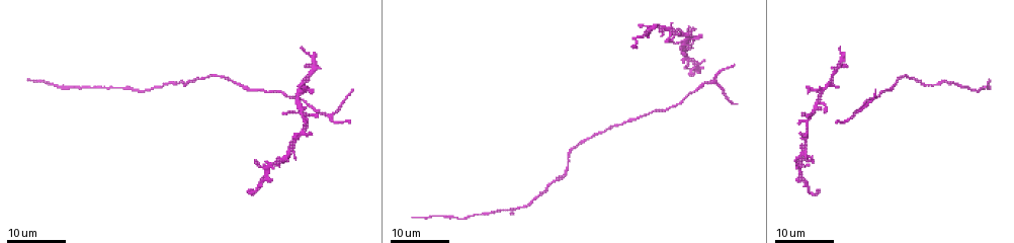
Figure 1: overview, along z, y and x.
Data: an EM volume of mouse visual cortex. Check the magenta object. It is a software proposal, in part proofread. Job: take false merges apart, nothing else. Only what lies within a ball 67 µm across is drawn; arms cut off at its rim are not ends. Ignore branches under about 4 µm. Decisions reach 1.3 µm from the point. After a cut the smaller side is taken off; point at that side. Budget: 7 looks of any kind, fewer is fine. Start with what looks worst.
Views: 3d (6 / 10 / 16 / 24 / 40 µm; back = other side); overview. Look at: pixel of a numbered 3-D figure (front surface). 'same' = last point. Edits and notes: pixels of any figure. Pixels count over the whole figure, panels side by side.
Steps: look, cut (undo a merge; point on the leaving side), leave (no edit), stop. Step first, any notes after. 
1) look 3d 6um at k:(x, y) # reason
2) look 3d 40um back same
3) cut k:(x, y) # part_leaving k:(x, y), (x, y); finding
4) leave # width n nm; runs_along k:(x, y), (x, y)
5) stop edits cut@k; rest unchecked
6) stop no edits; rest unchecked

look 3d 16um at 1:(441, 215) # sudden change in width

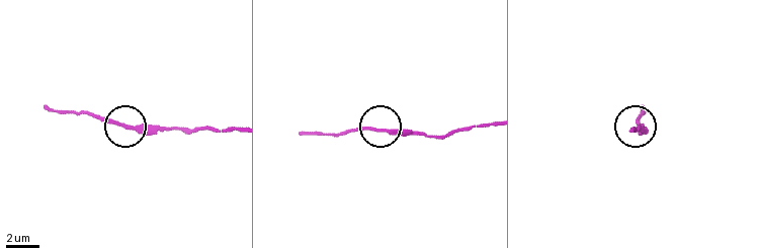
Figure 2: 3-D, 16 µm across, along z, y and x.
look 3d 10um at 2:(130, 125) # closer look

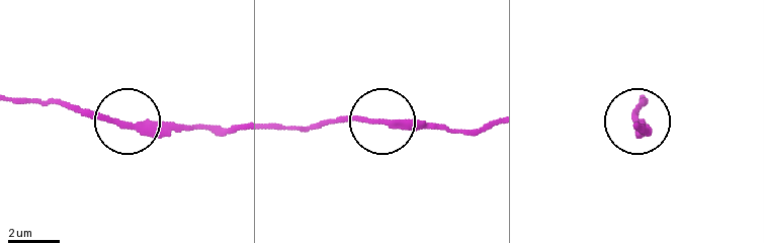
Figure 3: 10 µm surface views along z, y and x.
leave # width 250 nm; runs_along 3:(237, 130), (139, 130), (69, 106); all the same cell

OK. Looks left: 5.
look 3d 16um at 1:(264, 181) # thick turns thin

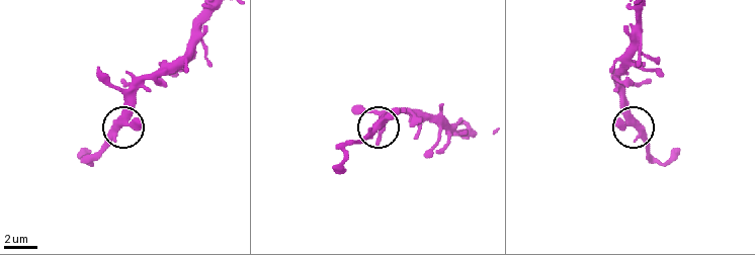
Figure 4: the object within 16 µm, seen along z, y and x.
look 3d 6um at 4:(375, 127) # closer look

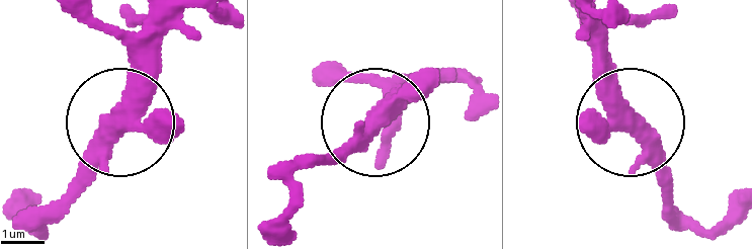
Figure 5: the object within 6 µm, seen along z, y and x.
look 3d 6um back at 5:(119, 131)

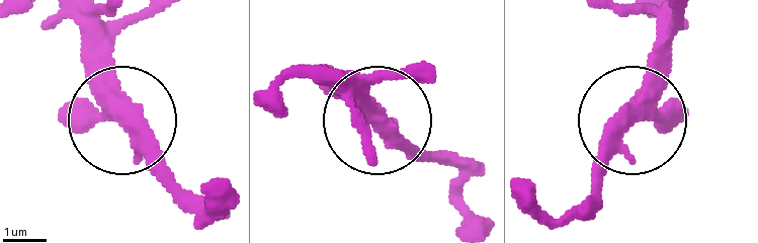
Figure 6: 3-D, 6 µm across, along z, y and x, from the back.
leave # continuous, no second cell

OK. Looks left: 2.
look 3d 24um at 1:(186, 86) # sudden change in width

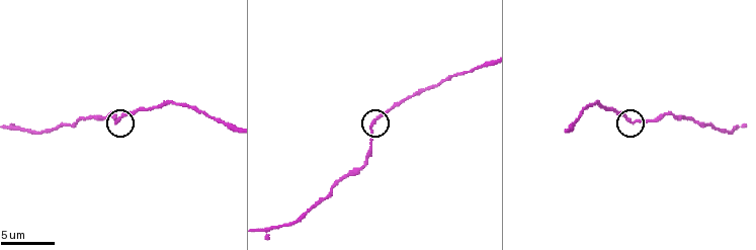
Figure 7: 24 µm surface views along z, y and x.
look 3d 6um at 7:(628, 120) # zoom in

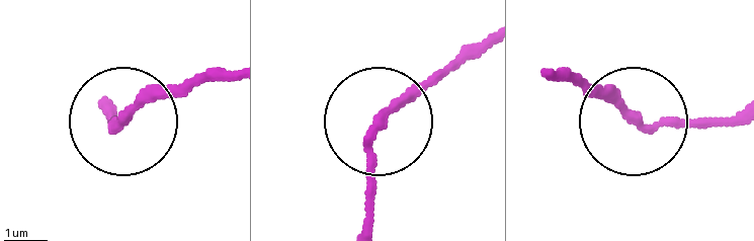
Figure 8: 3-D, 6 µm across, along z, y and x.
leave # runs_along 8:(487, 35), (400, 97), (374, 130), (367, 228); all the same cell

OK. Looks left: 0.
stop no edits; rest unchecked

